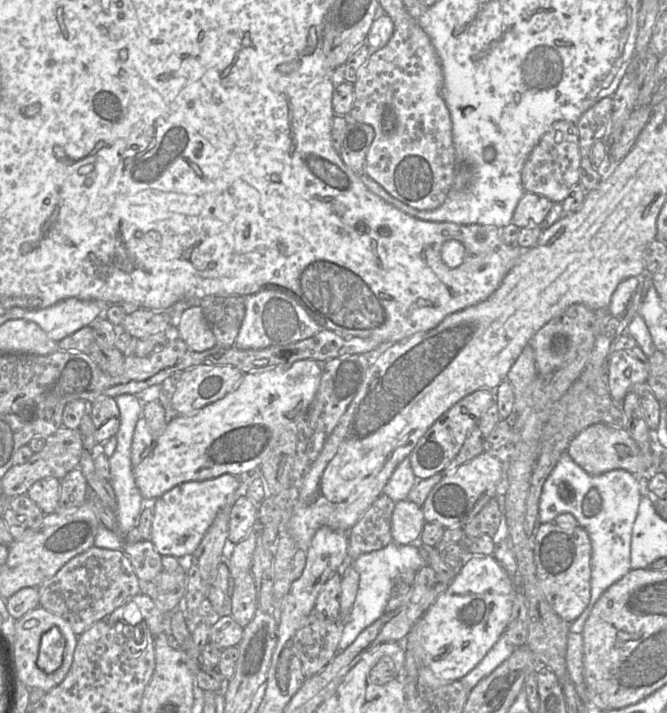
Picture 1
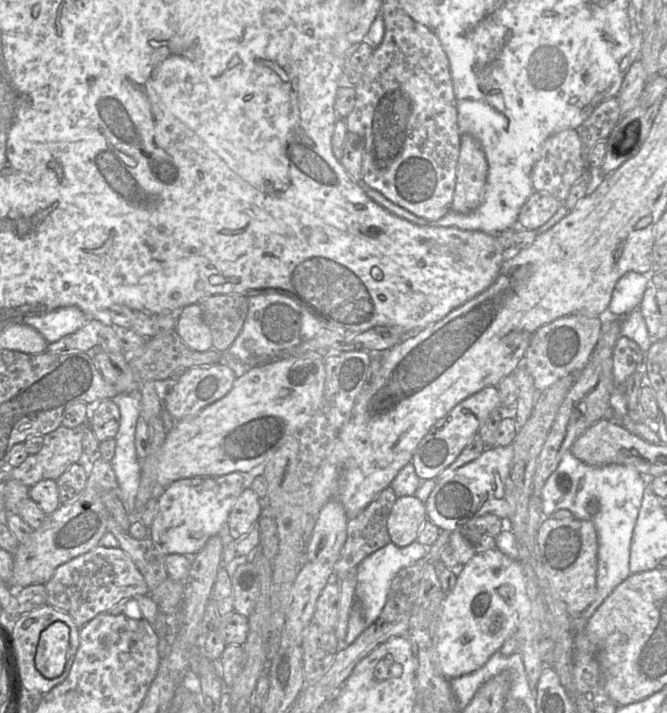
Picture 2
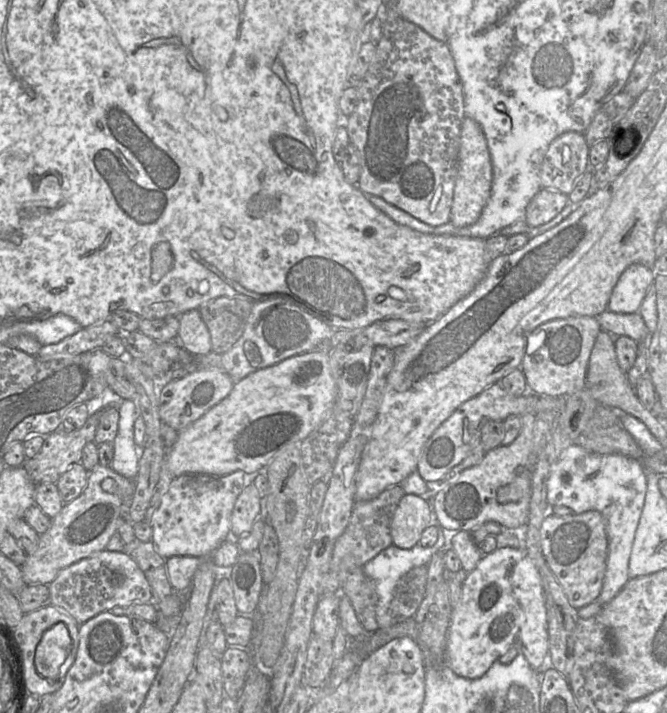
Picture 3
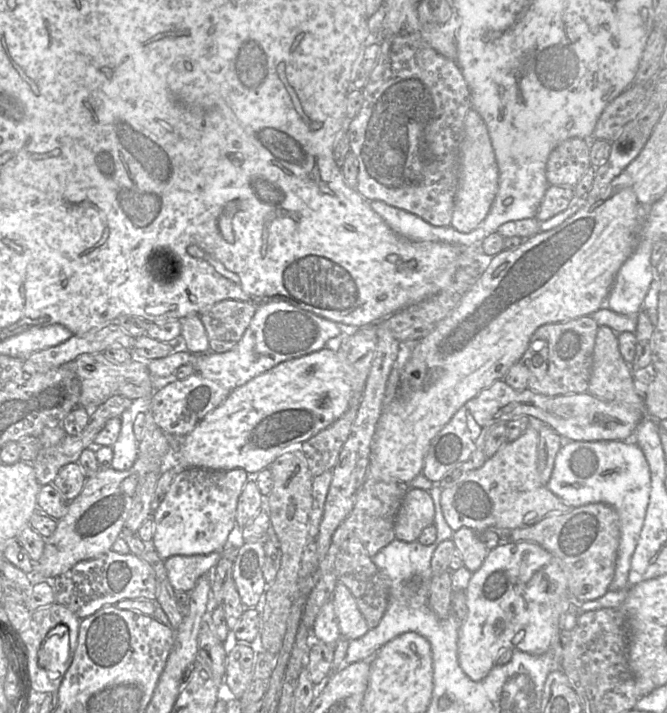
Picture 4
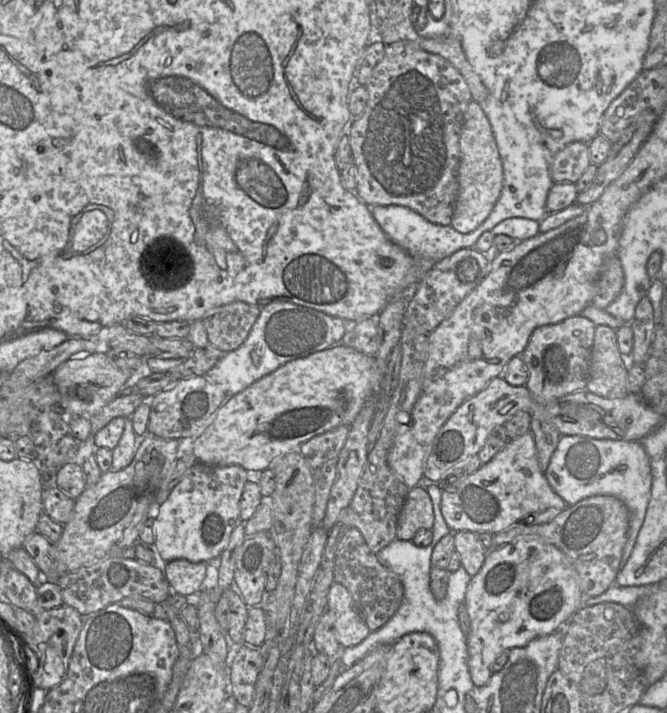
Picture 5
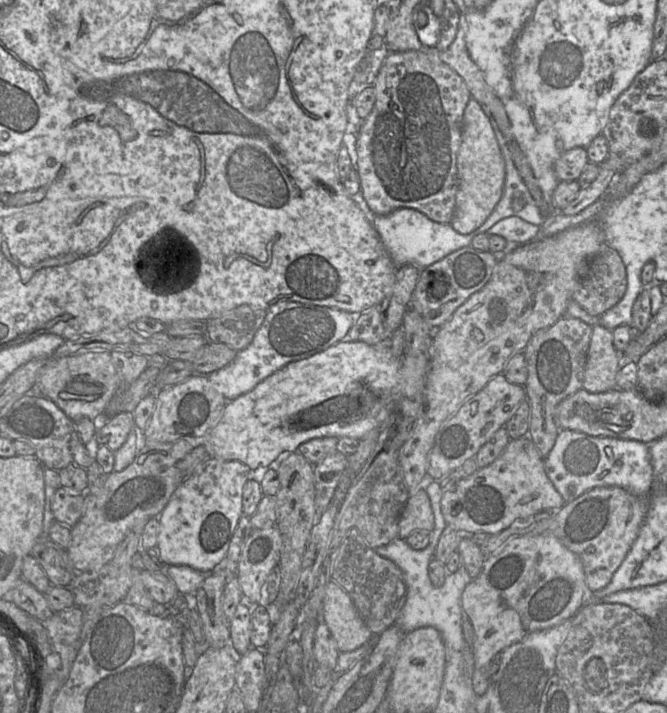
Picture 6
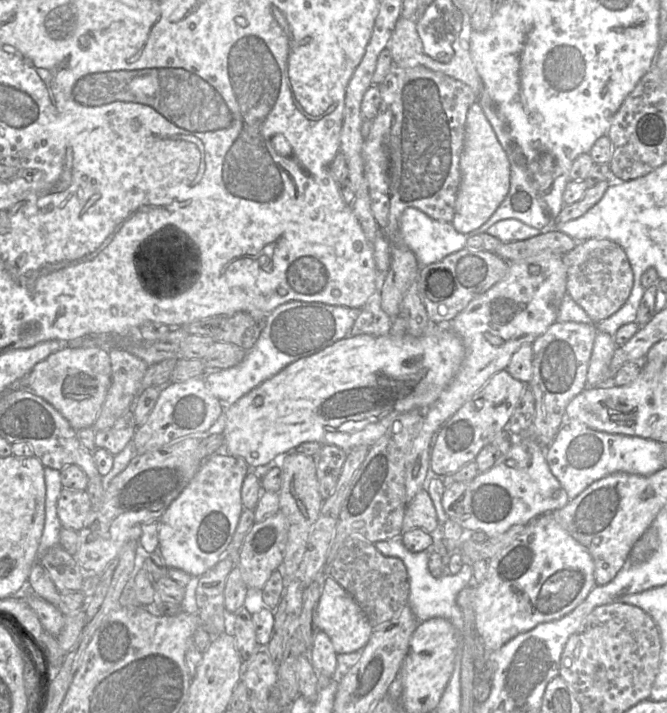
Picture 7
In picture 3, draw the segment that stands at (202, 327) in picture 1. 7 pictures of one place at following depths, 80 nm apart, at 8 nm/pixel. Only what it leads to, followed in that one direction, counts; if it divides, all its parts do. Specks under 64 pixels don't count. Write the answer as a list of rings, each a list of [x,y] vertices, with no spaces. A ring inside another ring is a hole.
[[[190,309],[179,316],[178,340],[193,356],[212,351],[210,333],[198,309]]]

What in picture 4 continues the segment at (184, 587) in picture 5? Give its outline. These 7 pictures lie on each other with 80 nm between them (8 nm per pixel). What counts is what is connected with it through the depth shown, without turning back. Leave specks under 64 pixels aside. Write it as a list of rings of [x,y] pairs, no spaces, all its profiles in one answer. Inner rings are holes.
[[[222,551],[207,555],[175,555],[164,561],[167,577],[176,591],[190,592],[197,580],[207,575],[222,557]]]

